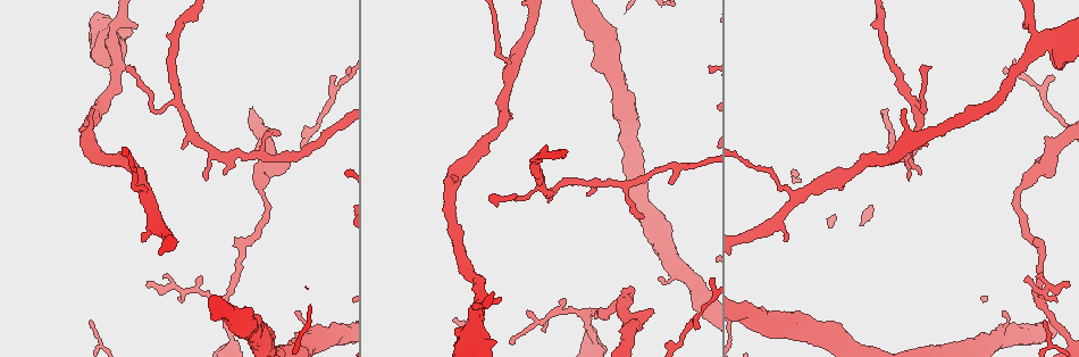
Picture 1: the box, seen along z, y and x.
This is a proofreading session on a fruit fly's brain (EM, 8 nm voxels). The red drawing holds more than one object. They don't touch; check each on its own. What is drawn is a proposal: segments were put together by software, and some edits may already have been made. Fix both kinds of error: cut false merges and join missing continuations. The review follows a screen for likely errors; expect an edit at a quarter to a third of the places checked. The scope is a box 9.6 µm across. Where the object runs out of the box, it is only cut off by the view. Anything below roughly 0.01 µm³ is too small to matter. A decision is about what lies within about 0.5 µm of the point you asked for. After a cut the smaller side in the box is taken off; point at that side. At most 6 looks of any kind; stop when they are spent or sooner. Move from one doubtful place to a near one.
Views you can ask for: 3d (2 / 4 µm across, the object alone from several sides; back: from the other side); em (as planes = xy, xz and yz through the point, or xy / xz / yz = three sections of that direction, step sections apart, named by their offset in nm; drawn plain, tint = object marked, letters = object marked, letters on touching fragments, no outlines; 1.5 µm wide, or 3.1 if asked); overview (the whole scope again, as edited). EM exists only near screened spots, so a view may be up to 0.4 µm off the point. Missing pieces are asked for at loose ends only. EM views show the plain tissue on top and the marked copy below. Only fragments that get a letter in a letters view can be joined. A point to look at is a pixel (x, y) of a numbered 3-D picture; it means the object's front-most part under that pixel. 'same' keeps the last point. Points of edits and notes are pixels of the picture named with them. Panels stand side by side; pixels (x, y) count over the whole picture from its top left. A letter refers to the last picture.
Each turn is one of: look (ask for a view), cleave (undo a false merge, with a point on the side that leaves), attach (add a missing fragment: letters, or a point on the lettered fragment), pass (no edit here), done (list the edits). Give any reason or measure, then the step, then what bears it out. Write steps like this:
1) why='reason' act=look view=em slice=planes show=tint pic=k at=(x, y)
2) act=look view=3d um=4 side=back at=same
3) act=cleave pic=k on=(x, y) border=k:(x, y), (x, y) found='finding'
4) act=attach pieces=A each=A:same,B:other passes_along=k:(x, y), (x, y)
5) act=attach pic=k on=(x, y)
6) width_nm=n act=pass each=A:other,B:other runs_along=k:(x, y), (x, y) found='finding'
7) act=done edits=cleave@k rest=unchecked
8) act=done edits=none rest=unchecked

why='an open end' act=look view=3d um=4 pic=1 at=(137, 25)

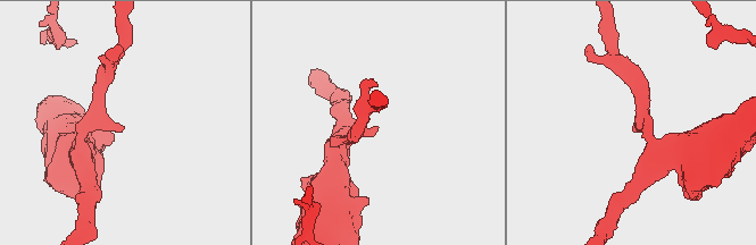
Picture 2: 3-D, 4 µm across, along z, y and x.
act=look view=em slice=planes show=letters pic=2 at=(635, 131)

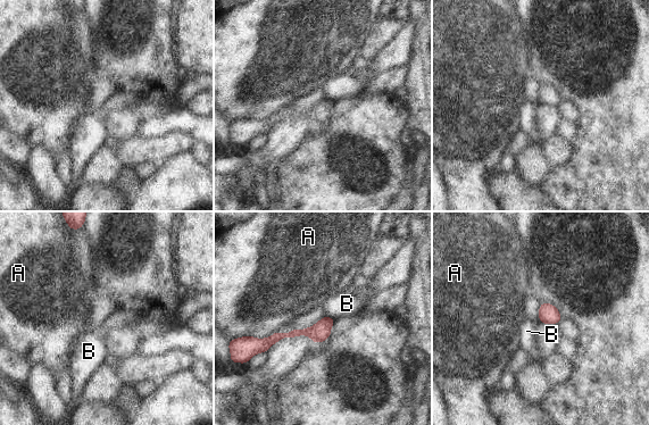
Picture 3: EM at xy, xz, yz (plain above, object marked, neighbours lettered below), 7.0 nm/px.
longest_contact=A:240nm act=pass each=A:other,B:other runs_along=3:(331, 321), (318, 332), (257, 342) found='none of them fits'

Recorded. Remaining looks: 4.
why='thick turns thin' act=look view=3d um=2 pic=1 at=(1022, 184)

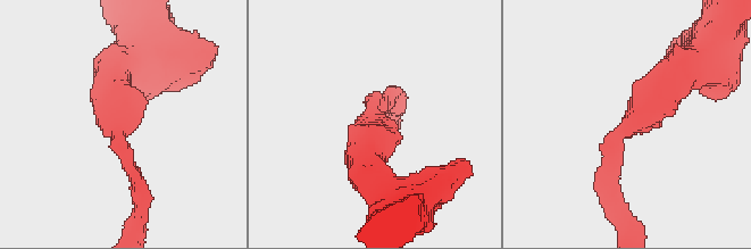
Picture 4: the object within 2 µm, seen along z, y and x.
arm_widths_nm=160,340 why='shape alone is not enough' act=look view=em slice=xz step=4 show=tint pic=4 at=(632, 120)

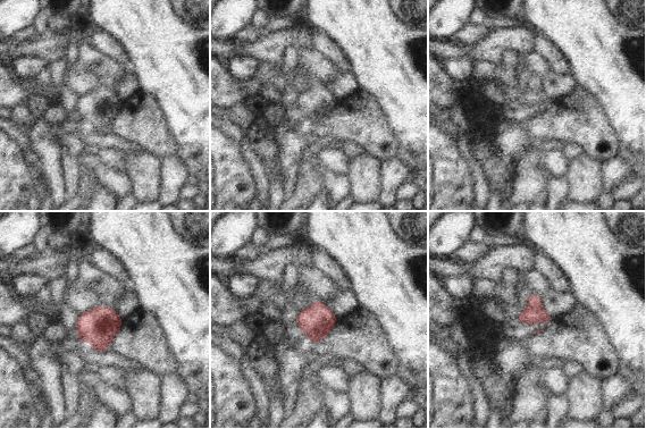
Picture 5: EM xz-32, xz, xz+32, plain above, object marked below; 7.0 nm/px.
why='cut it another way' act=look view=em slice=planes show=letters at=same

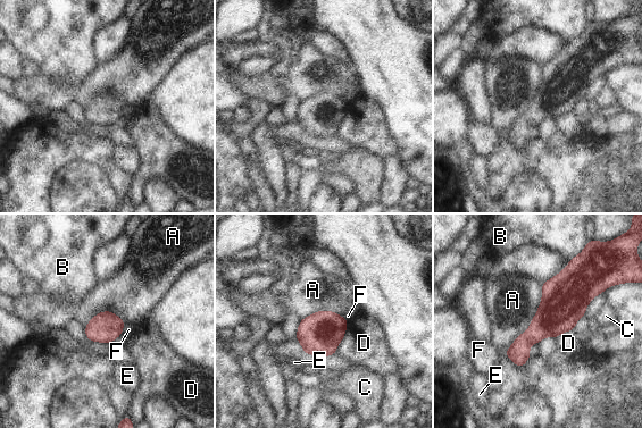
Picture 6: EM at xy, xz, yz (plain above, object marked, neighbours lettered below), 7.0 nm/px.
longest_contact=A:550nm act=pass each=A:other,B:other,C:other,D:other,E:other,F:other border=6:(542, 284), (530, 326), (506, 350) found='all the same neuron'

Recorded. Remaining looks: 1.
why='free end' act=look view=em slice=xy step=8 show=letters pic=1 at=(1054, 77)

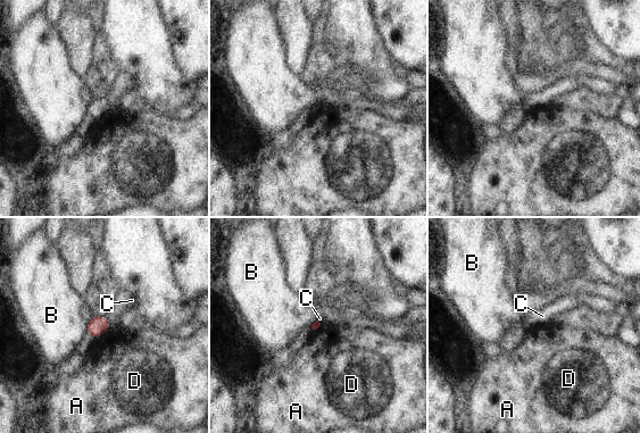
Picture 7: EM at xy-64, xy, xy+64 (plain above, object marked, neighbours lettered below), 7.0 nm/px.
act=pass each=A:other,B:other,C:other,D:other border=7:(109, 329), (96, 339) found='no lettered fragment goes on from it'

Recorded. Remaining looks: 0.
act=done edits=none rest=unchecked

